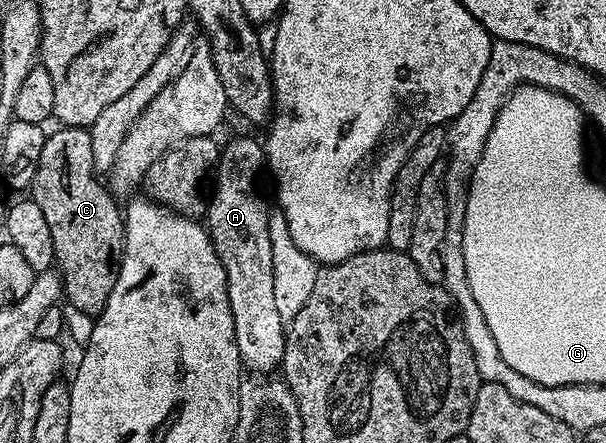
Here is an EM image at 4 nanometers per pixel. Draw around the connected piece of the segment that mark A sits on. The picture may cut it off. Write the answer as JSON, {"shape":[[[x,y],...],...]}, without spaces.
{"shape":[[[241,135],[226,147],[224,144],[219,151],[215,182],[203,216],[209,239],[227,273],[227,297],[231,301],[231,317],[235,321],[235,341],[239,345],[241,362],[253,373],[273,373],[280,368],[287,330],[287,324],[281,320],[275,306],[271,233],[267,233],[271,207],[257,192],[257,178],[261,171],[263,175],[266,167],[264,146],[251,136]]]}

